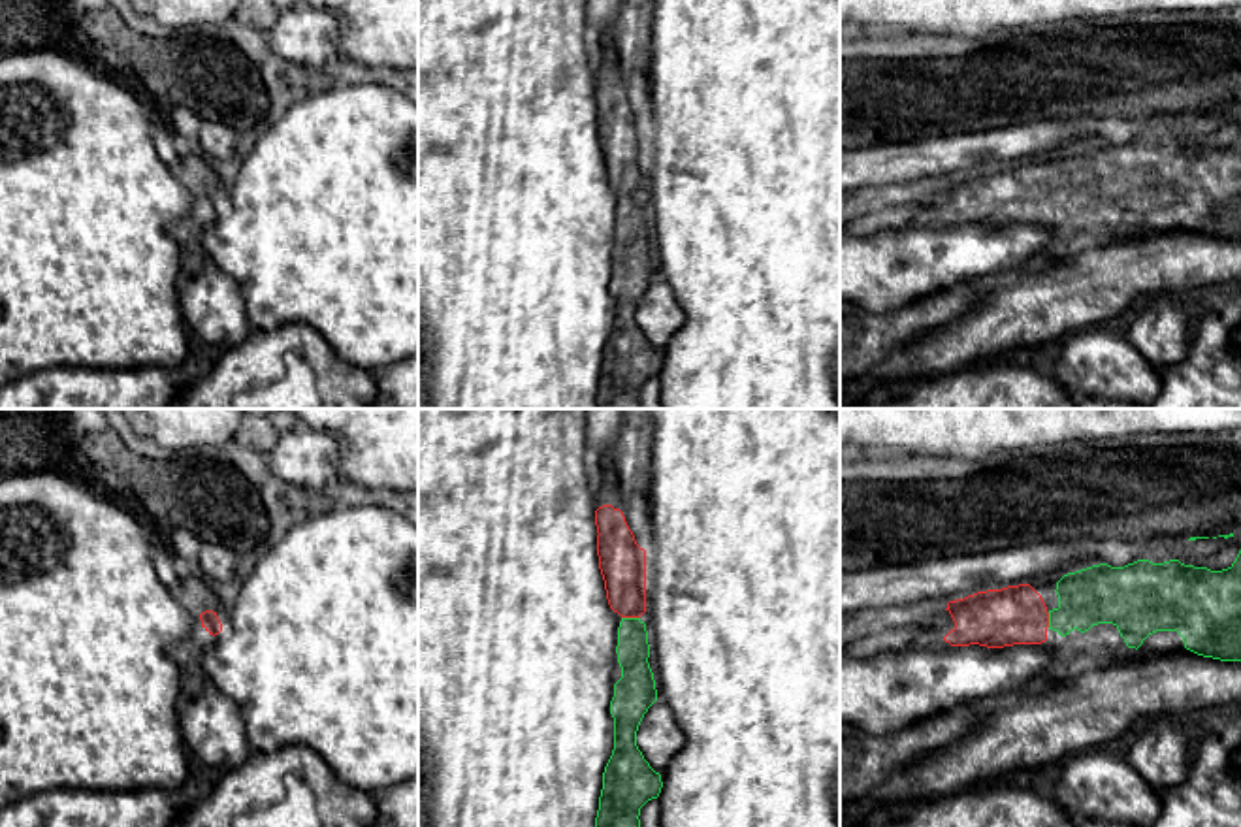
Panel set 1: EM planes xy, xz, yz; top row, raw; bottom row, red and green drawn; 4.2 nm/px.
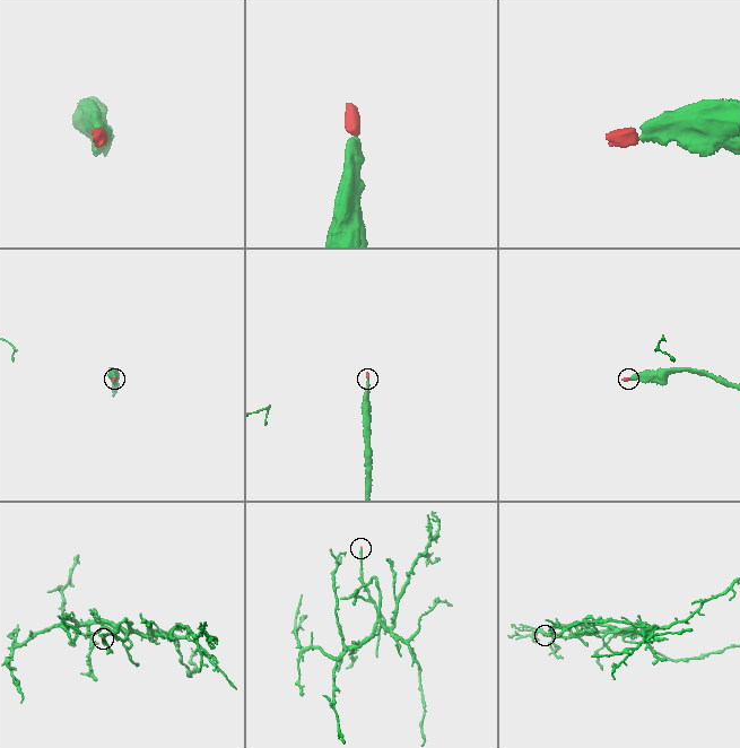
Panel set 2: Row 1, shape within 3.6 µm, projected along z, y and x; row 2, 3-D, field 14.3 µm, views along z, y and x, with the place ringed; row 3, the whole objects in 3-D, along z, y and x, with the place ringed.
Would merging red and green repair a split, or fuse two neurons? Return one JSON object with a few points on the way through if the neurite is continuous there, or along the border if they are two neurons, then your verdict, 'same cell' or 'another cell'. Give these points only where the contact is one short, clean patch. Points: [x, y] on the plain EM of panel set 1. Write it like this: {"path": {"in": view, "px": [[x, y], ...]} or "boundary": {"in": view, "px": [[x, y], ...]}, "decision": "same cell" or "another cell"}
{"path": {"in": "xz", "px": [[622, 140], [631, 194], [633, 228]]}, "decision": "same cell"}

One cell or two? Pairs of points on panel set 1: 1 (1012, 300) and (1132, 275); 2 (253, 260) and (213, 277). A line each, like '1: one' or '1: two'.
1: one
2: two

